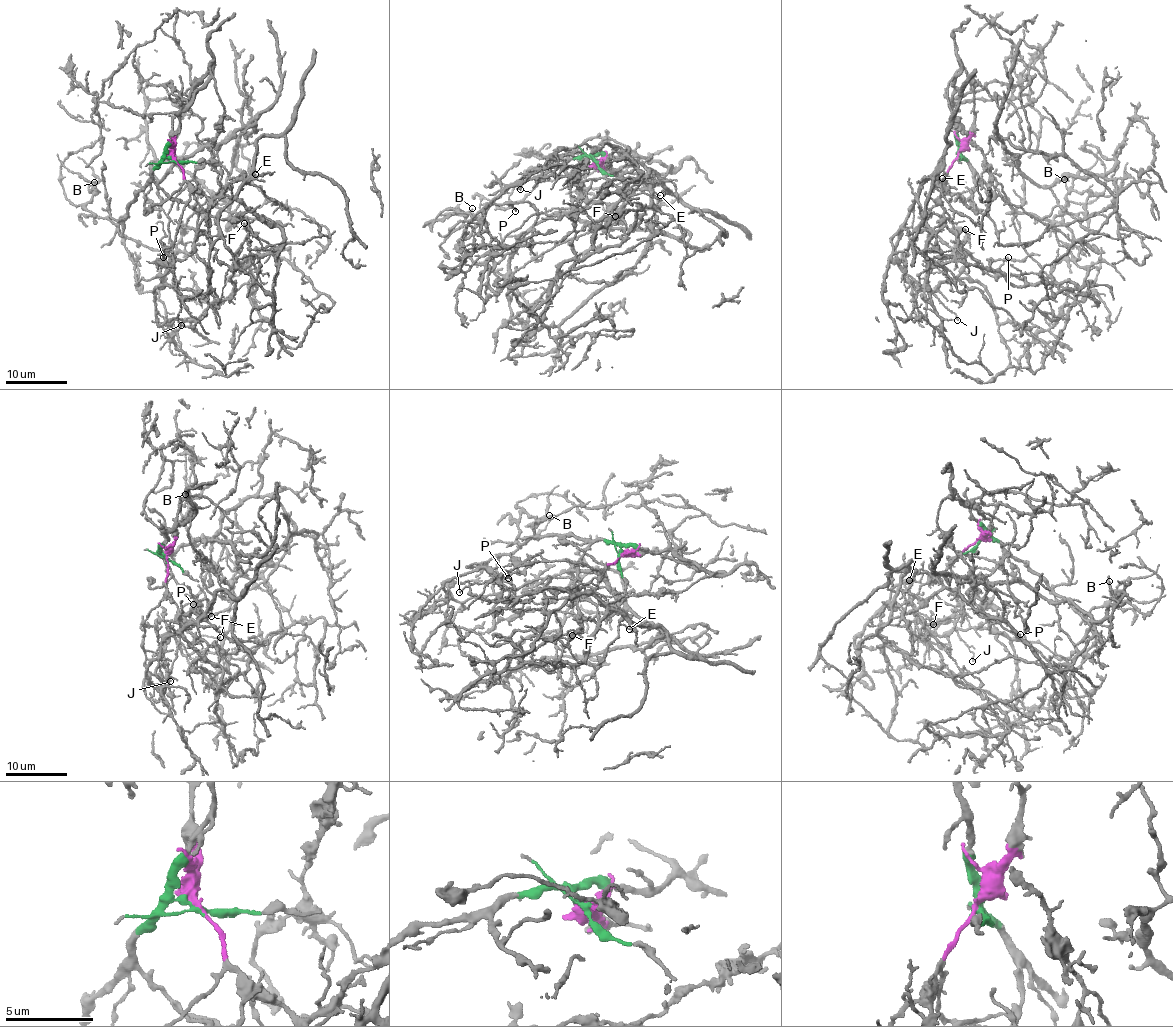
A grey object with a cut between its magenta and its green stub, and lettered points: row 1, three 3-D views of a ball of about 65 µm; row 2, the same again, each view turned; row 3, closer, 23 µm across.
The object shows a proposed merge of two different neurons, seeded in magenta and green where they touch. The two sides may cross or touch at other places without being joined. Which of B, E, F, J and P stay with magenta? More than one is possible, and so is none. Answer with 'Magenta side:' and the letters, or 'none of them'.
Magenta side: E, F, J

